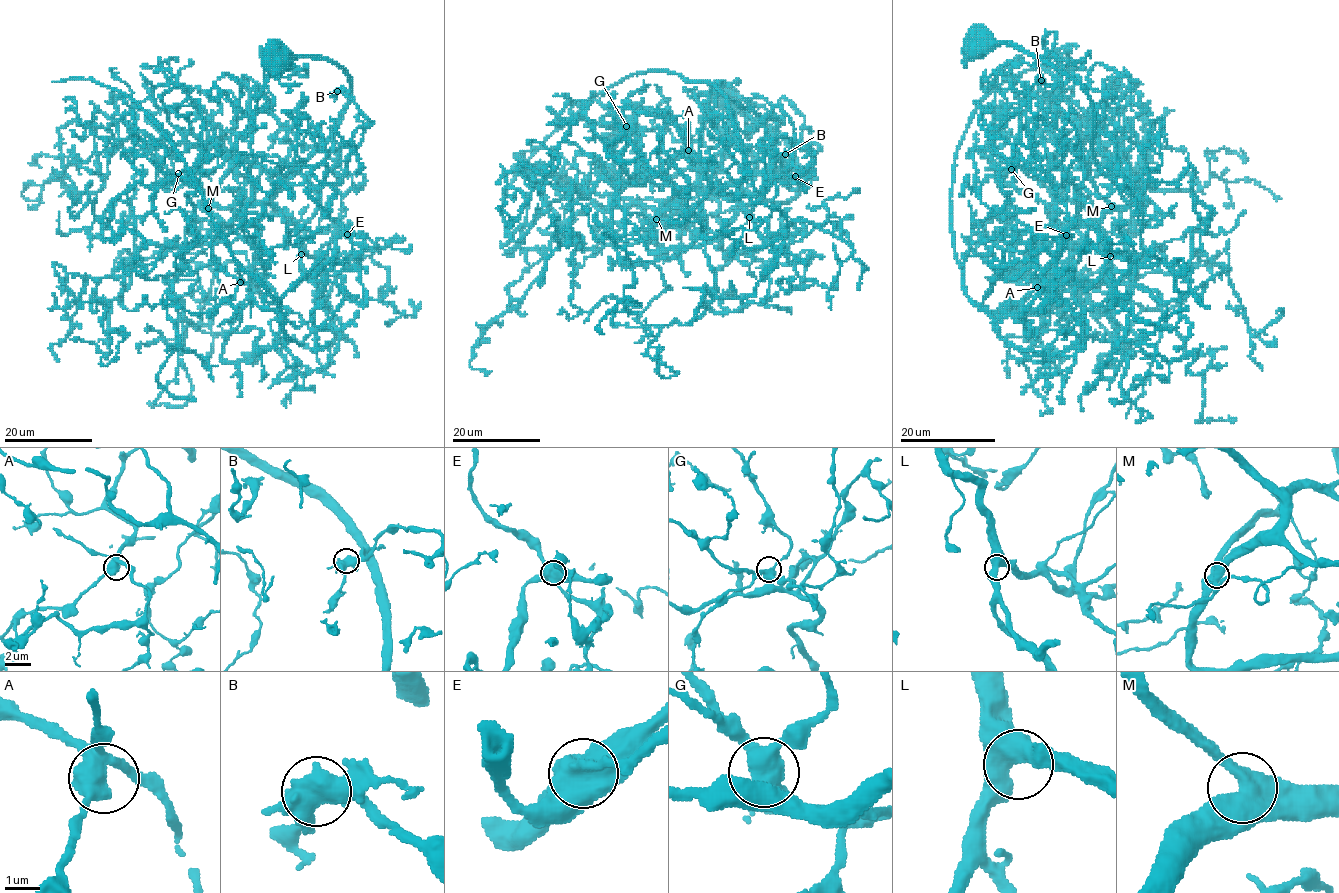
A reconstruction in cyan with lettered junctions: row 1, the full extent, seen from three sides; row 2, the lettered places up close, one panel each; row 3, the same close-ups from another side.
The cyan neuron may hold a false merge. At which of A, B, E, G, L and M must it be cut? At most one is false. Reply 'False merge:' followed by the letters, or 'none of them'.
False merge: E

